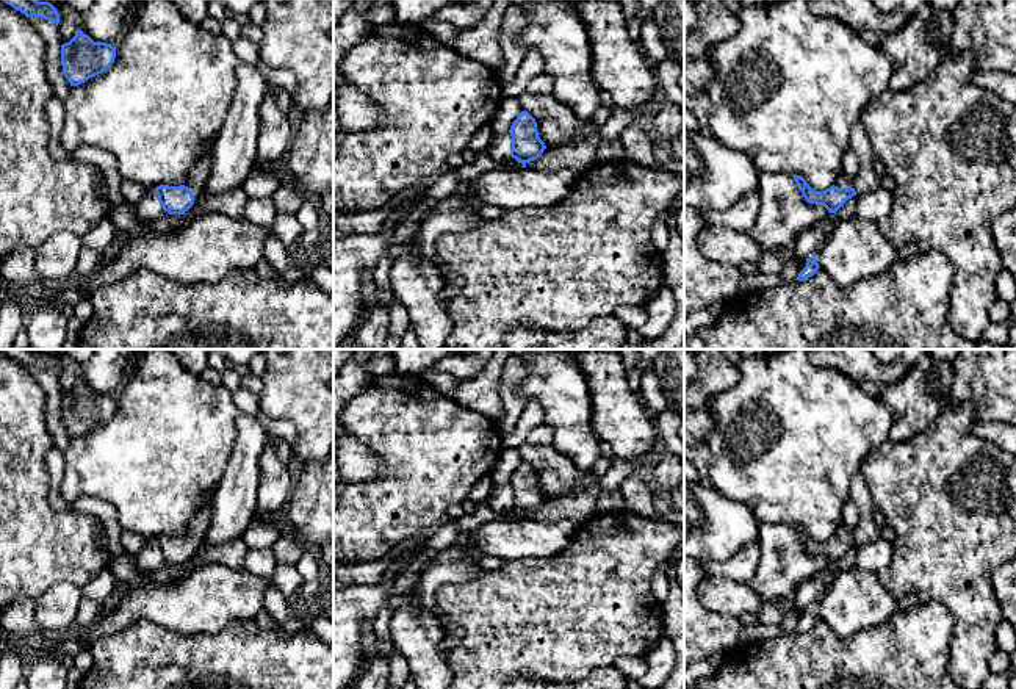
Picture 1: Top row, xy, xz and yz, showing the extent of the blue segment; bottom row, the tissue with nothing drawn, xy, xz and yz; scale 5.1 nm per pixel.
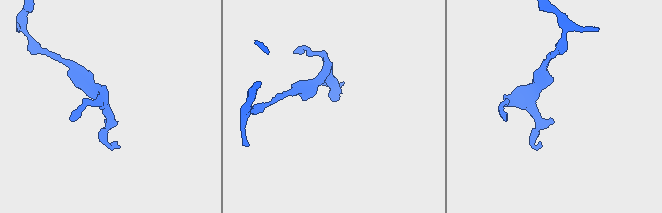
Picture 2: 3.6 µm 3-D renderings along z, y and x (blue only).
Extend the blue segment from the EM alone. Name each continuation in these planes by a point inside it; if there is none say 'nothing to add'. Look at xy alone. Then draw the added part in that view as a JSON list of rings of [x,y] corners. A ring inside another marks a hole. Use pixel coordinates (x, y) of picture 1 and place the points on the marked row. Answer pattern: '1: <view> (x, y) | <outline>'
1: xy (199, 173) | [[[202,157],[189,171],[188,180],[185,186],[189,188],[189,191],[194,196],[194,200],[205,191],[208,177],[211,169],[211,157]]]

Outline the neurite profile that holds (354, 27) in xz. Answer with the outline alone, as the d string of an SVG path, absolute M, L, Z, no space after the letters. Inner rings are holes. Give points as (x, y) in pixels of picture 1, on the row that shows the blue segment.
M355 0L341 20L333 27L333 80L340 81L338 66L343 56L373 34L374 25L368 13L377 5L391 5L393 0Z

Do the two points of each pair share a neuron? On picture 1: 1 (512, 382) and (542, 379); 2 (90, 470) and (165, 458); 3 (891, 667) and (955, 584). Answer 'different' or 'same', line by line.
1: different
2: same
3: different

